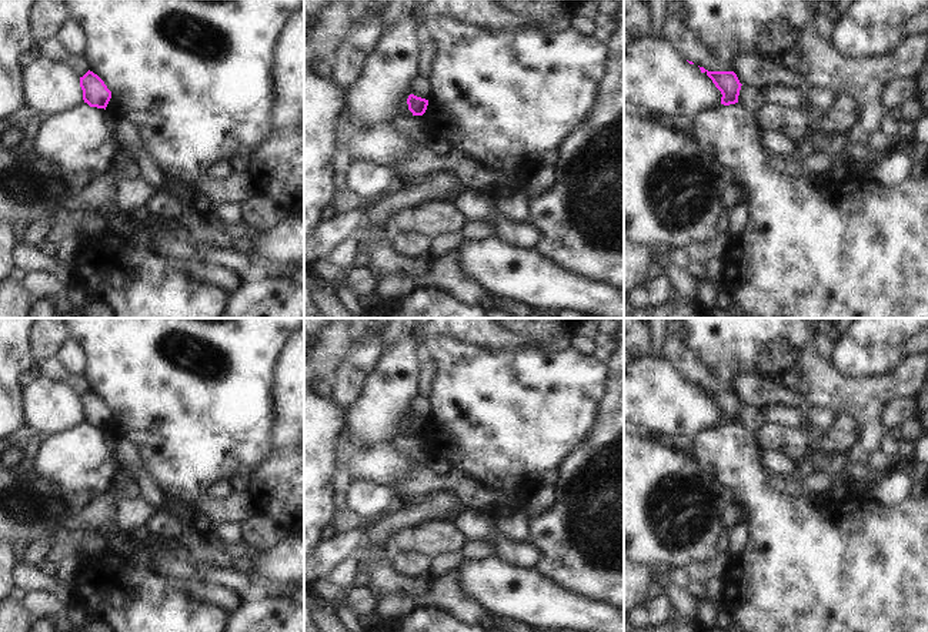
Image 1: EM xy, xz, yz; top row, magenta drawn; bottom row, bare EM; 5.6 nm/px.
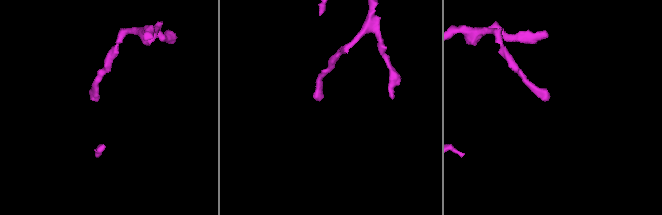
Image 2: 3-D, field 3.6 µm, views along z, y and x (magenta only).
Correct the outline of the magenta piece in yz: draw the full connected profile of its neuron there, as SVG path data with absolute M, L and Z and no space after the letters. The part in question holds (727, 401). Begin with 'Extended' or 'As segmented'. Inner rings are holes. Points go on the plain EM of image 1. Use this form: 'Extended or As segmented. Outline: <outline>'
As segmented. Outline: M700 387L700 389L705 392L721 411L721 424L730 425L738 422L742 404L734 391L708 391L704 387Z

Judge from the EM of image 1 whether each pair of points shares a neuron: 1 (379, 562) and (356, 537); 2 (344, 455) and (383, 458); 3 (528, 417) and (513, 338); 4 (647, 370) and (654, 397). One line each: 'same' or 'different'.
1: different
2: same
3: different
4: same

